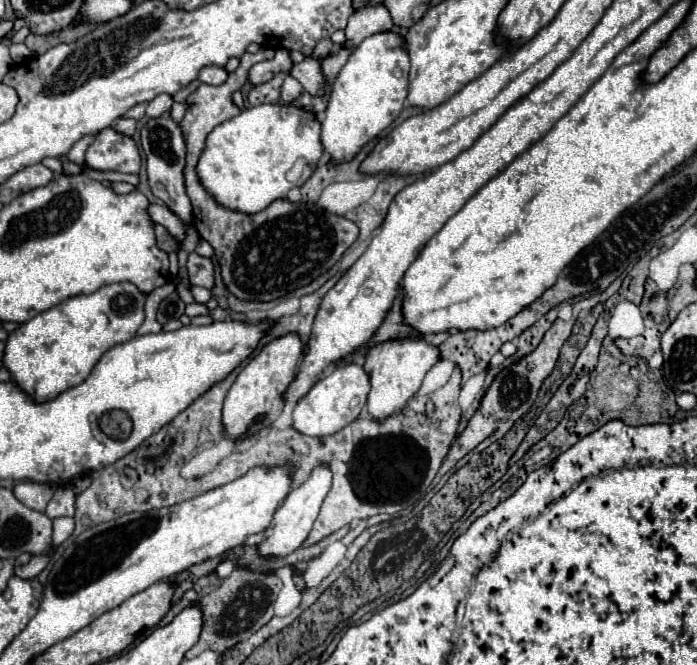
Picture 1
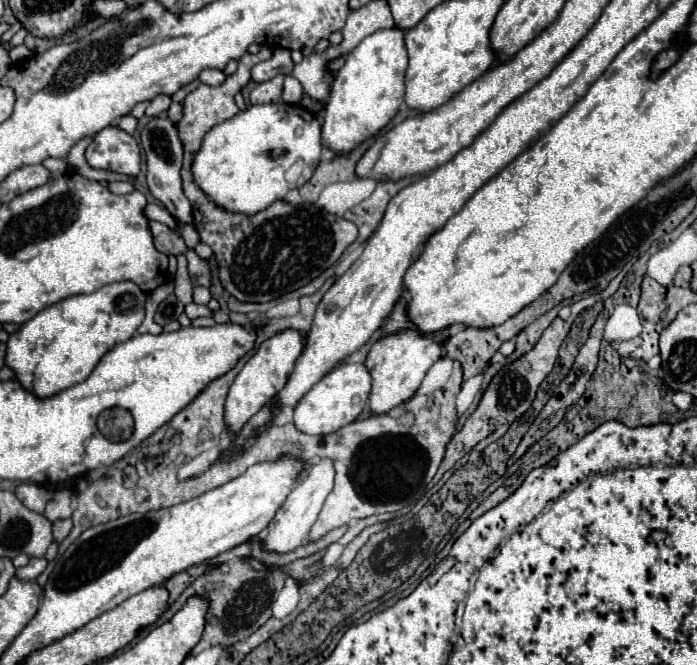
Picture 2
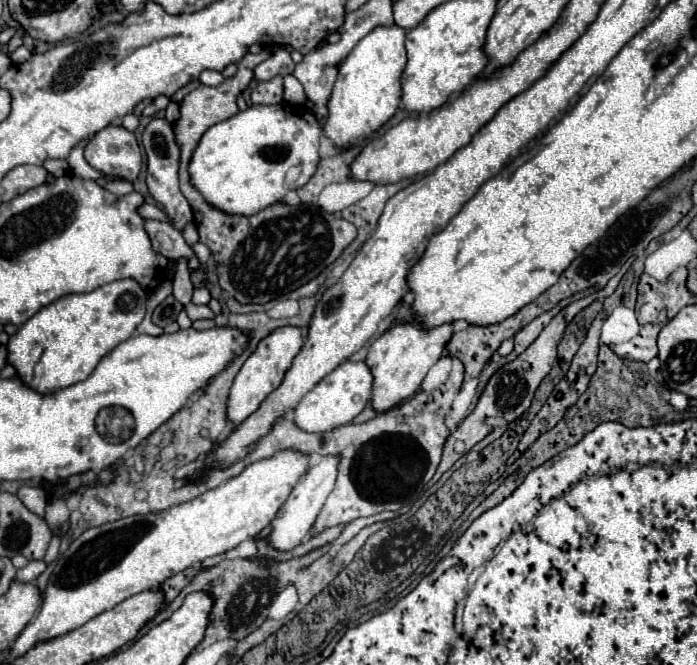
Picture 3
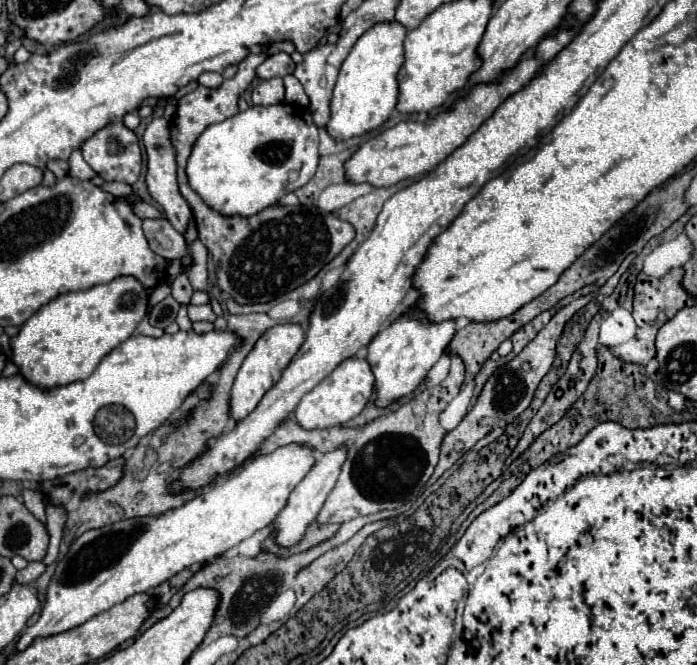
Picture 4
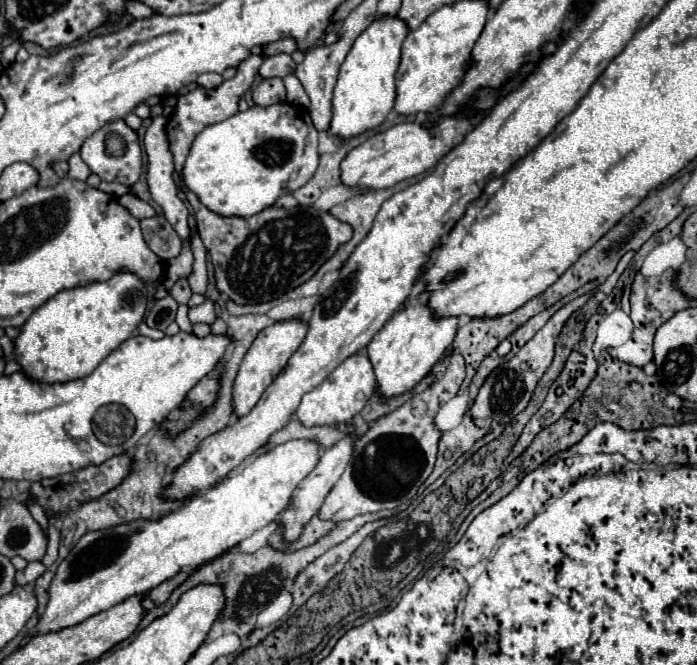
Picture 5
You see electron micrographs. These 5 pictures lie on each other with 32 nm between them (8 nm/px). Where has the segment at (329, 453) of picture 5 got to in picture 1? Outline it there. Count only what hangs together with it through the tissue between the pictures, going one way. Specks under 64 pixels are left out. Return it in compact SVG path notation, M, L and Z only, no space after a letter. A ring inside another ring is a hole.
M318 466L318 468L314 468L310 478L302 486L290 490L286 502L284 502L285 500L281 502L280 505L282 506L276 510L270 526L264 530L264 540L258 546L258 554L260 556L284 558L290 552L294 552L296 548L300 548L302 542L306 540L308 532L312 530L312 524L314 524L314 520L316 520L316 516L320 512L320 504L322 504L324 496L328 494L330 486L332 486L332 472L326 466Z

